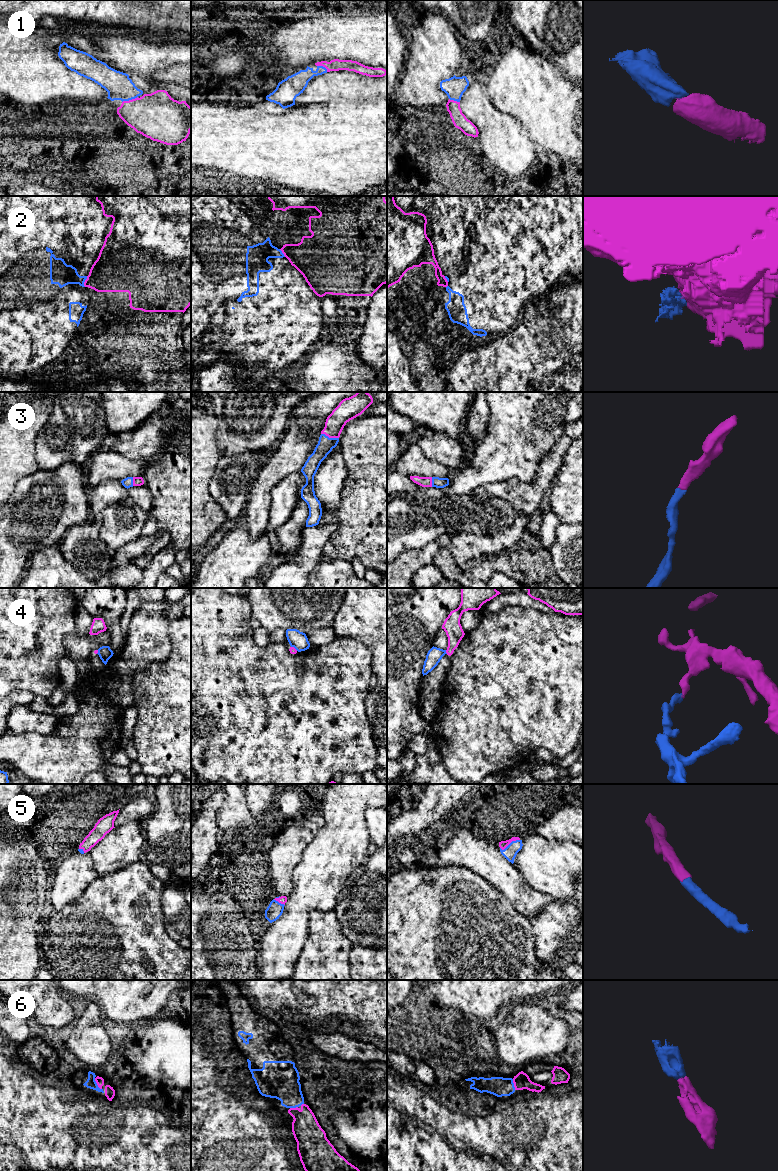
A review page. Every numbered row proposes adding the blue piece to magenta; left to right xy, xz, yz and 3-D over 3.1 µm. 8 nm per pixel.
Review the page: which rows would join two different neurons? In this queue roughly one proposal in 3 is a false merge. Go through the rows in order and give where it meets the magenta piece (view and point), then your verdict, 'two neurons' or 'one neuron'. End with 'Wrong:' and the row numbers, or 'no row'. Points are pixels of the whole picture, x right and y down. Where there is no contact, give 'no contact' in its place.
1: meets magenta in xy at (129, 100); one neuron
2: meets magenta in xy at (85, 281); one neuron
3: meets magenta in xz at (330, 437); one neuron
4: meets magenta in yz at (446, 652); two neurons
5: meets magenta in yz at (509, 843); one neuron
6: meets magenta in xy at (97, 1084); one neuron
Wrong: 4

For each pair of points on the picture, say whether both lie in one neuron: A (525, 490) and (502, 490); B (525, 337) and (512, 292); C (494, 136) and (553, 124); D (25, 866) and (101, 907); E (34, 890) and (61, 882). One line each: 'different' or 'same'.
A: same
B: different
C: different
D: different
E: different

